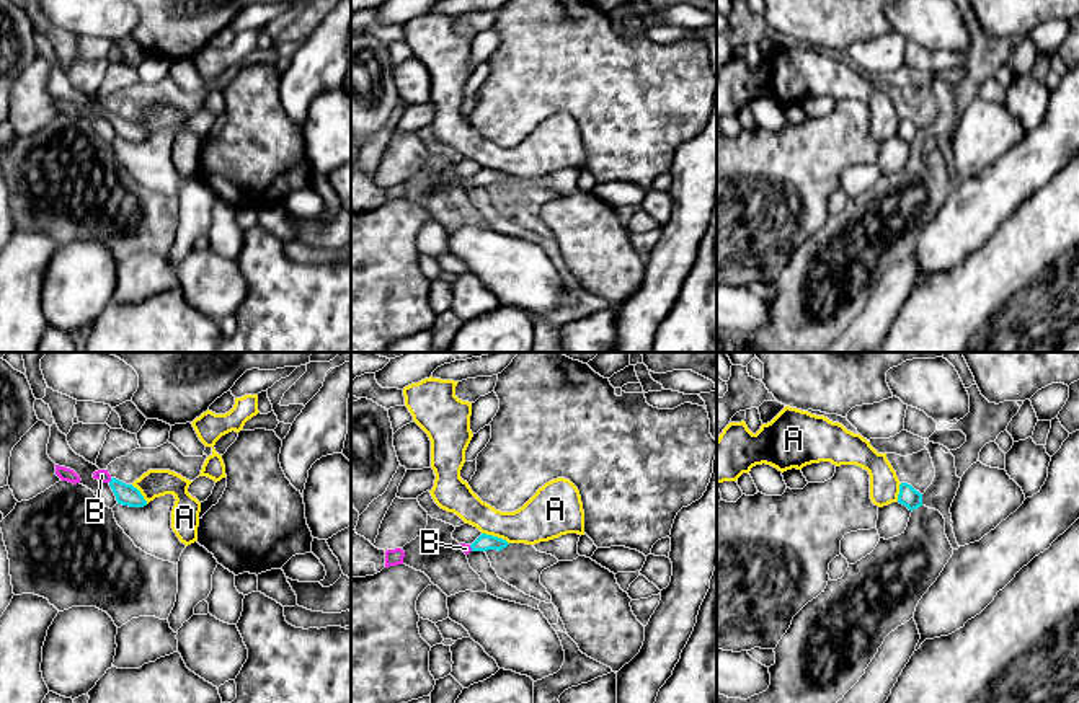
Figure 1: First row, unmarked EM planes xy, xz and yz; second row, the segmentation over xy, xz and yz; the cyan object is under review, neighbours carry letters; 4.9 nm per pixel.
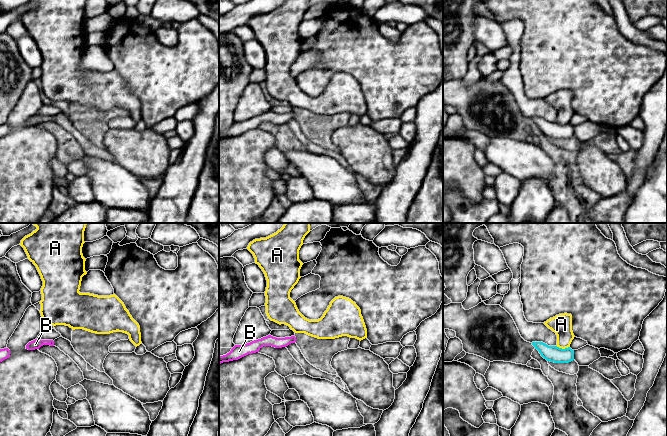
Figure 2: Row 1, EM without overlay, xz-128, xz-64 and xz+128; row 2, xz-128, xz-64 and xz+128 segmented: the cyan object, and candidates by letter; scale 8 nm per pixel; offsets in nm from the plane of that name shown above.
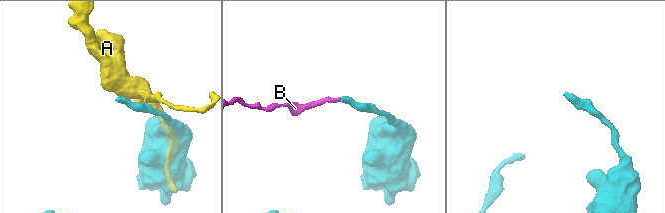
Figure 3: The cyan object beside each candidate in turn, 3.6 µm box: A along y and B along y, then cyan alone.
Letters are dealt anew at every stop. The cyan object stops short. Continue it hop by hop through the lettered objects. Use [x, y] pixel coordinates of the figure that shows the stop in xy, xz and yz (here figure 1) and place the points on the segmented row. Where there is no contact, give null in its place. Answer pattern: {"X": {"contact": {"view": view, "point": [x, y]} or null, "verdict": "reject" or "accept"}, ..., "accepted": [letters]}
{"A": {"contact": {"view": "xz", "point": [495, 537]}, "verdict": "reject"}, "B": {"contact": {"view": "xy", "point": [111, 480]}, "verdict": "accept"}, "accepted": ["B"]}

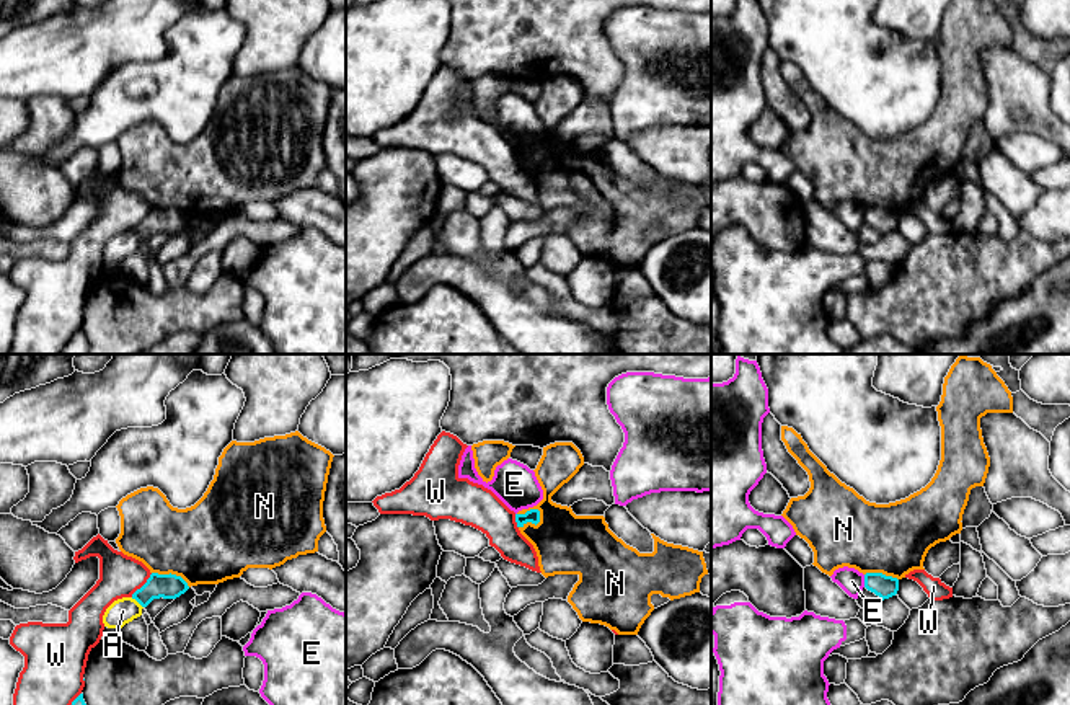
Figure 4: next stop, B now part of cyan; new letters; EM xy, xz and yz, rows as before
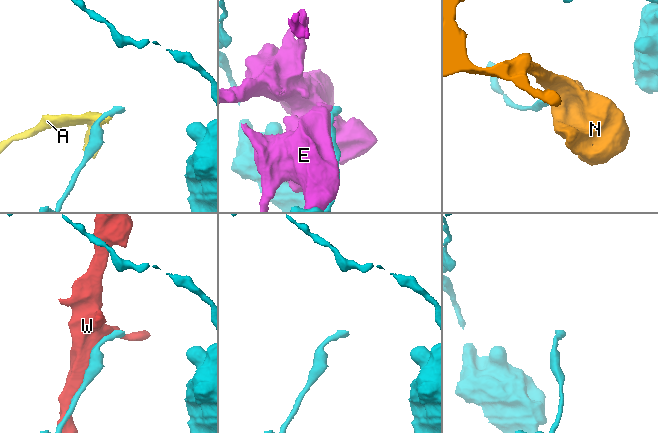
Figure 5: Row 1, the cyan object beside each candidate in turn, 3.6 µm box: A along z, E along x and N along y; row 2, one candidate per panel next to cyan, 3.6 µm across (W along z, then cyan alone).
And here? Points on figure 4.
{"A": {"contact": {"view": "xy", "point": [137, 601]}, "verdict": "reject"}, "E": {"contact": {"view": "yz", "point": [865, 581]}, "verdict": "reject"}, "N": {"contact": {"view": "xz", "point": [534, 523]}, "verdict": "reject"}, "W": {"contact": {"view": "xy", "point": [144, 585]}, "verdict": "reject"}, "accepted": []}

